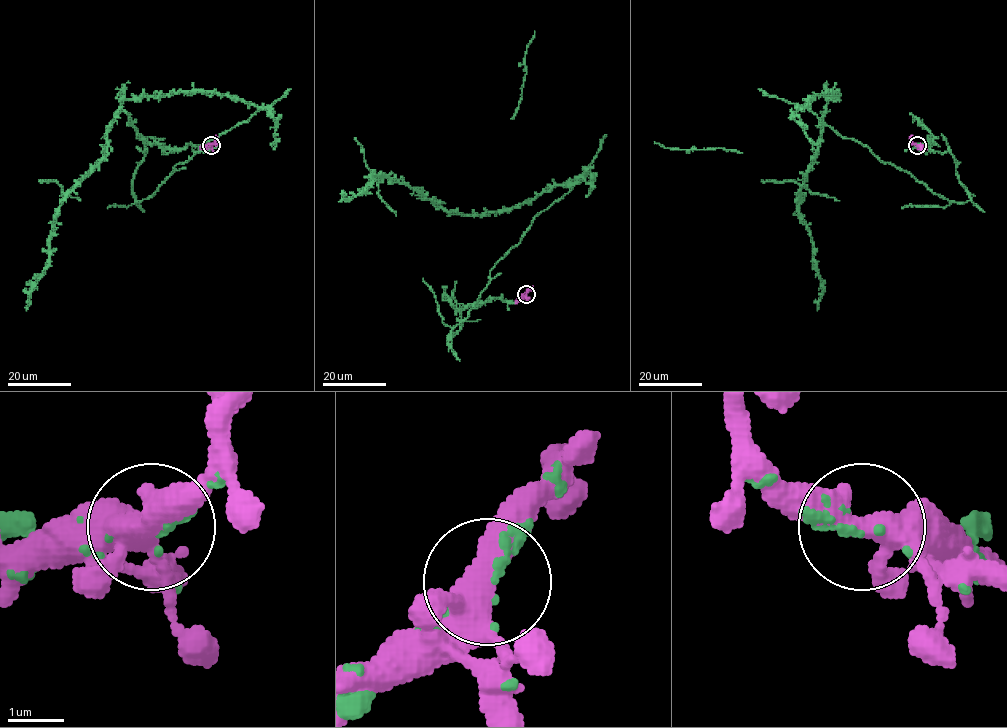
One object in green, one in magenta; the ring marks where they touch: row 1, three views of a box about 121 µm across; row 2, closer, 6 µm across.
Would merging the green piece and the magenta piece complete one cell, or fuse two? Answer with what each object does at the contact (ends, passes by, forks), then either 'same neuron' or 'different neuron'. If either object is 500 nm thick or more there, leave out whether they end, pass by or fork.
green ends there; magenta forks there; same neuron

